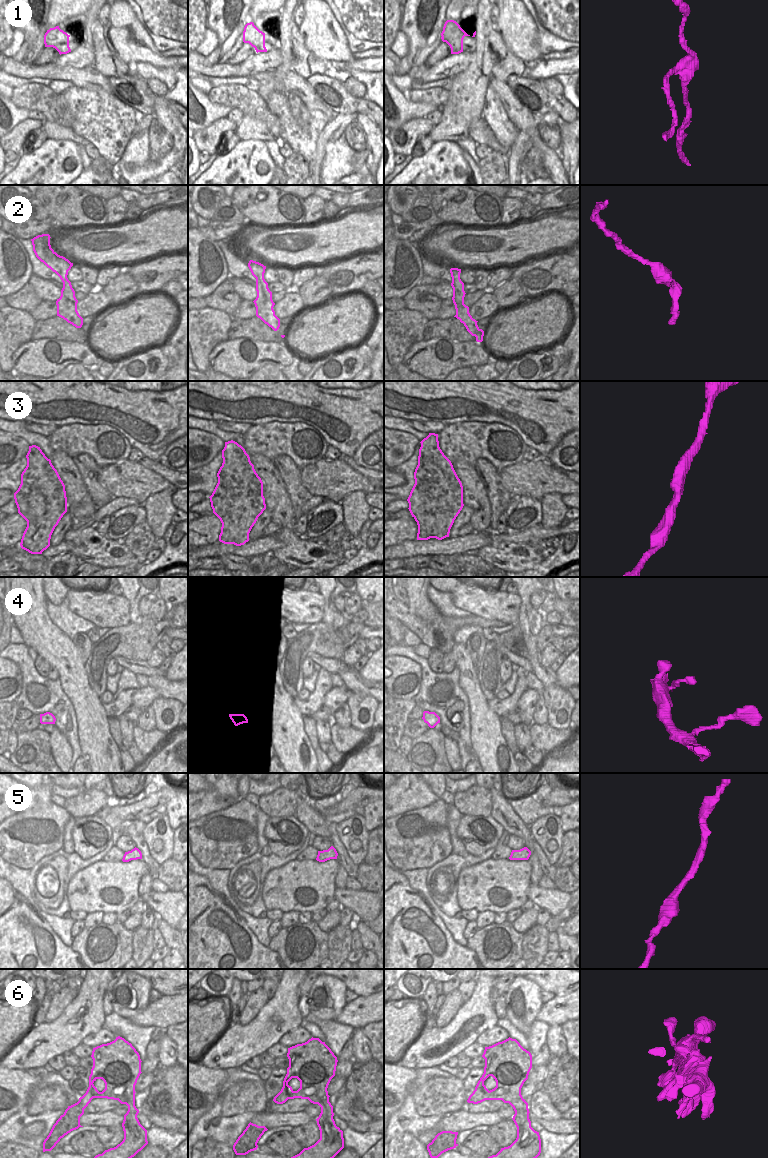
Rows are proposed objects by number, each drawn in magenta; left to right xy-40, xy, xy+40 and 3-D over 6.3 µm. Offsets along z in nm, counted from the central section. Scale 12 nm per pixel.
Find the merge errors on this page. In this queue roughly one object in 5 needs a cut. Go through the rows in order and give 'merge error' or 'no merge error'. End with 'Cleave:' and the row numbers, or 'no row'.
1: merge error
2: no merge error
3: no merge error
4: no merge error
5: no merge error
6: no merge error
Cleave: 1

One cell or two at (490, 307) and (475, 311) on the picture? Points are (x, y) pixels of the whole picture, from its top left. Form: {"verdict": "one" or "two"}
{"verdict": "one"}

